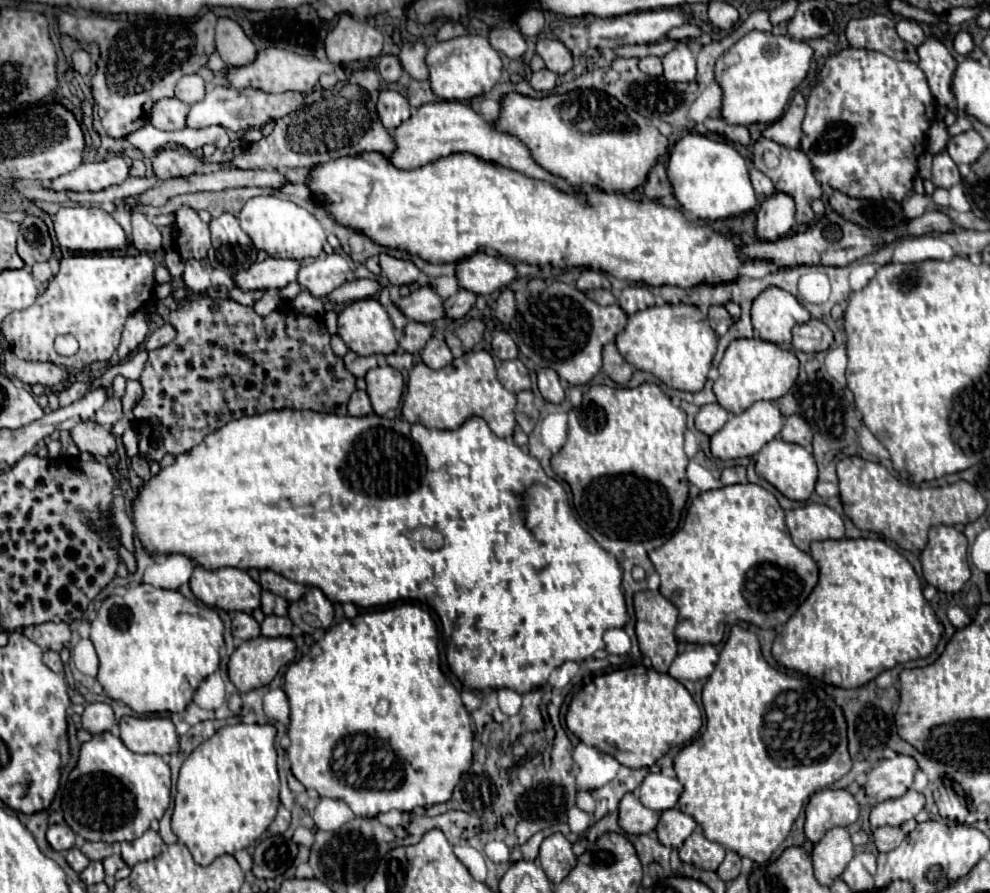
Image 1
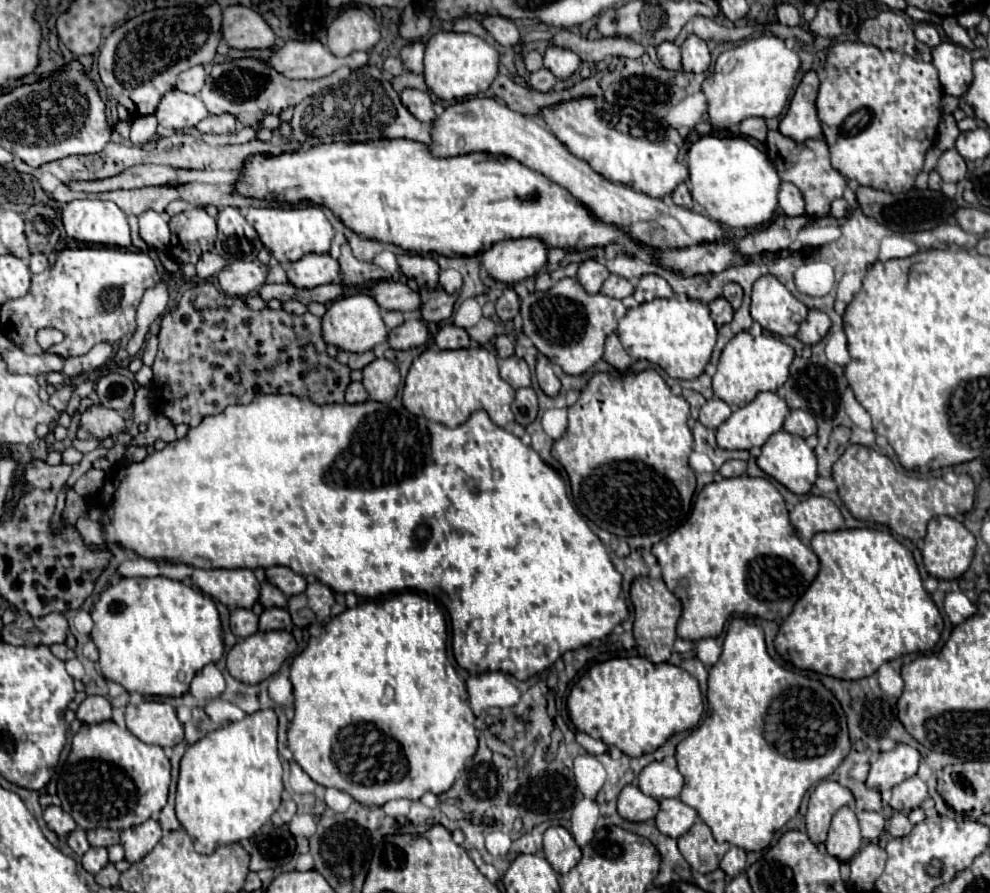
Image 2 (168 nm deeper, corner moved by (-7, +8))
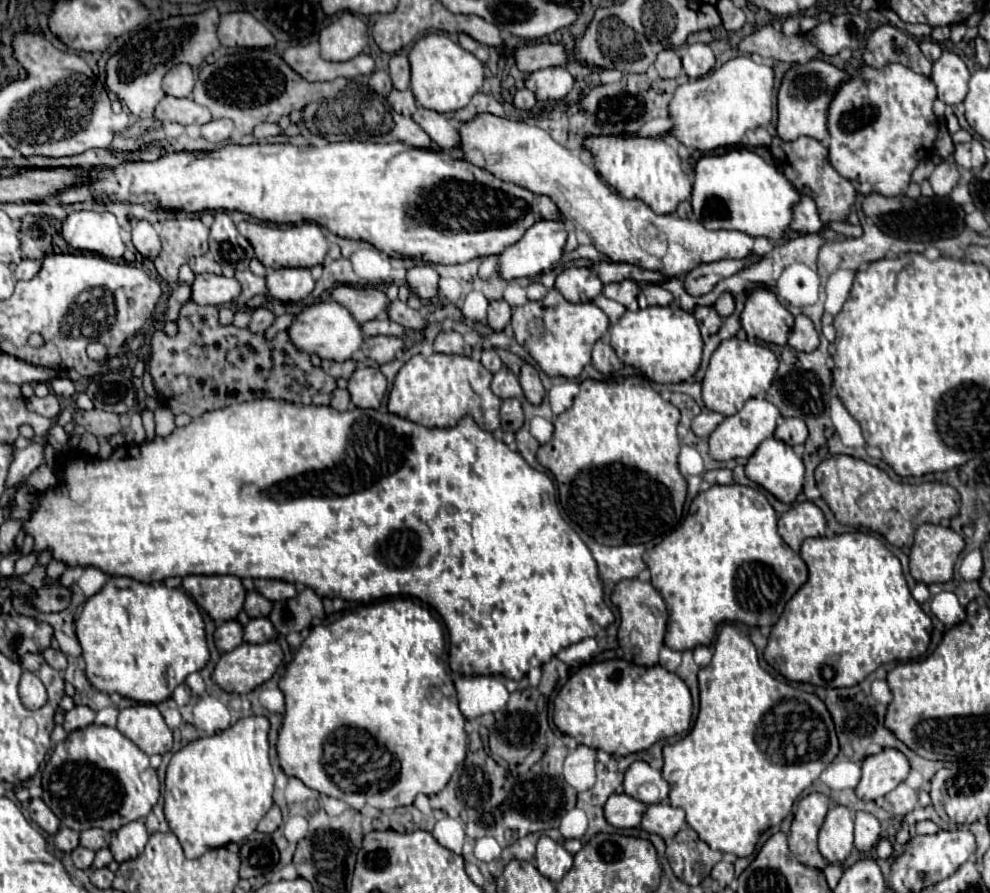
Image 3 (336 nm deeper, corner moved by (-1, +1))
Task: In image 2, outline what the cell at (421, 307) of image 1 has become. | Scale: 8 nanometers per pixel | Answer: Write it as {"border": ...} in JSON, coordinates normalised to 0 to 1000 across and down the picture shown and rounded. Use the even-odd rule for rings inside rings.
{"border":[[[383,316],[377,320],[375,331],[387,347],[403,347],[403,349],[421,349],[425,347],[425,329],[417,327],[407,316]]]}

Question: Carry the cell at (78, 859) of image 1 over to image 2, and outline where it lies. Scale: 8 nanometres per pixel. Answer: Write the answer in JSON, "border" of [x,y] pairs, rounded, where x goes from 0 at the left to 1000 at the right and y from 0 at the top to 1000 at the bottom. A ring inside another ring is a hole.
{"border":[[[76,929],[76,932],[70,934],[70,947],[72,947],[72,952],[74,952],[76,956],[80,956],[80,959],[84,959],[84,956],[92,950],[84,929]]]}

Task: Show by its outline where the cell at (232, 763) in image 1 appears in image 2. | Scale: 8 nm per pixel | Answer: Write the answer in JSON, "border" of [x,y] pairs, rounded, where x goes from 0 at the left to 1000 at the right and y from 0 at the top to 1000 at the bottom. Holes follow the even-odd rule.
{"border":[[[262,795],[241,809],[211,820],[193,833],[183,851],[177,907],[183,925],[193,936],[201,956],[215,956],[221,947],[254,938],[280,909],[286,889],[286,858],[280,844],[280,800]]]}

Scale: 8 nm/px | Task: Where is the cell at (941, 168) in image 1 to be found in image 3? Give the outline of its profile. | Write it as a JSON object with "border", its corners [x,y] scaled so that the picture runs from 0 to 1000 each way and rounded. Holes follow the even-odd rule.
{"border":[[[953,180],[951,185],[946,185],[944,191],[938,198],[938,205],[940,205],[942,214],[948,221],[959,218],[963,214],[963,209],[967,207],[967,203],[969,203],[967,185],[965,183],[959,183],[959,180]]]}

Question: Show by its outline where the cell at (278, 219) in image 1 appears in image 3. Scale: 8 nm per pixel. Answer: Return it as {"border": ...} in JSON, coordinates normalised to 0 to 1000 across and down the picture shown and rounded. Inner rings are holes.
{"border":[[[243,247],[239,252],[241,261],[256,274],[258,288],[274,301],[284,301],[284,299],[318,299],[328,292],[328,286],[332,281],[332,270],[324,261],[324,254],[318,250],[304,250],[296,254],[278,254],[278,252],[266,252],[266,250],[252,250]]]}

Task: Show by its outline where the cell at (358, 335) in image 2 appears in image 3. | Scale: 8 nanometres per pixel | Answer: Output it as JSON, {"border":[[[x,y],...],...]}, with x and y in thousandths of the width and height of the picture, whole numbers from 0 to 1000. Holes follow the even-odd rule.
{"border":[[[338,337],[306,344],[306,348],[296,357],[290,373],[302,393],[318,395],[324,402],[334,402],[334,404],[351,404],[355,395],[361,393],[367,384],[365,364],[353,353],[353,348],[348,348],[348,344],[344,344]]]}

